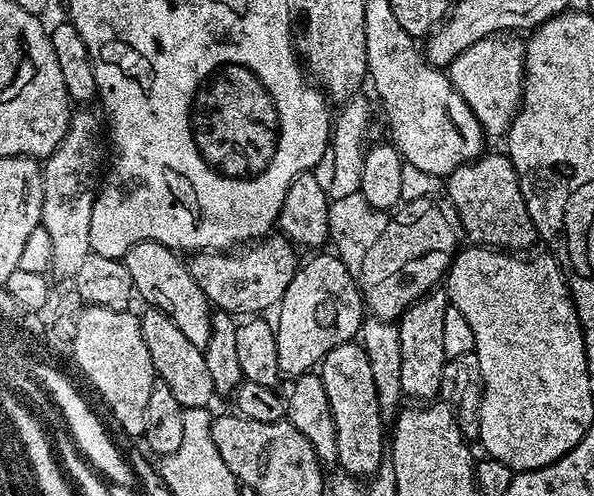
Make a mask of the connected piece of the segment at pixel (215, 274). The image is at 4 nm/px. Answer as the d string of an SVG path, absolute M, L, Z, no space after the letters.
M269 234L259 242L249 243L236 251L198 252L187 261L188 273L195 278L202 294L206 294L209 305L213 309L228 312L237 318L252 318L257 314L264 314L267 308L275 309L286 294L286 286L294 278L298 267L296 260L297 245L284 237L283 234Z

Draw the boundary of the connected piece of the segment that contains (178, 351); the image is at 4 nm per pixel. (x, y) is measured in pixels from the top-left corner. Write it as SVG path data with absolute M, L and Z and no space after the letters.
M148 306L140 316L142 342L146 342L146 350L150 350L150 362L154 366L159 380L166 382L178 398L178 402L186 408L208 408L212 396L217 395L214 381L210 378L210 369L206 367L204 349L194 346L178 326L162 310Z

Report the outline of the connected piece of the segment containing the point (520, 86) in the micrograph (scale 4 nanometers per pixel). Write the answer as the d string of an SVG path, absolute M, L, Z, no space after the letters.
M489 38L474 42L470 50L458 54L446 71L448 81L462 94L466 106L478 118L489 137L503 137L522 107L524 94L524 45L520 38Z

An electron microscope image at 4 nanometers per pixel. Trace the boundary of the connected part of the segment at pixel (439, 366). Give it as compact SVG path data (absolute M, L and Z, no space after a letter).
M433 290L418 302L414 302L409 306L399 318L400 341L402 342L402 390L405 397L410 398L410 396L413 396L416 399L413 401L428 402L440 395L442 370L446 359L446 353L444 353L444 327L448 324L448 312L450 313L450 301L447 291Z

